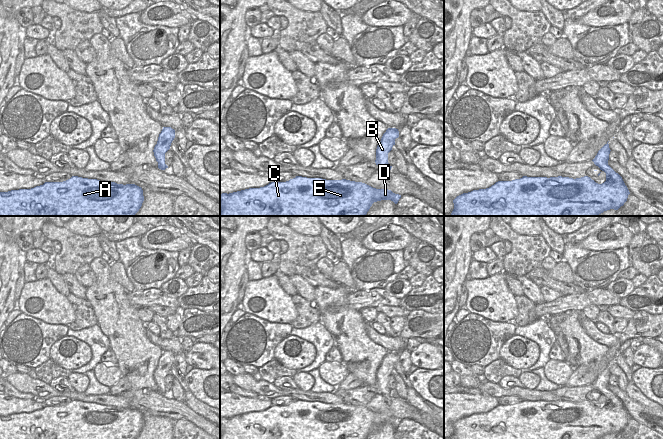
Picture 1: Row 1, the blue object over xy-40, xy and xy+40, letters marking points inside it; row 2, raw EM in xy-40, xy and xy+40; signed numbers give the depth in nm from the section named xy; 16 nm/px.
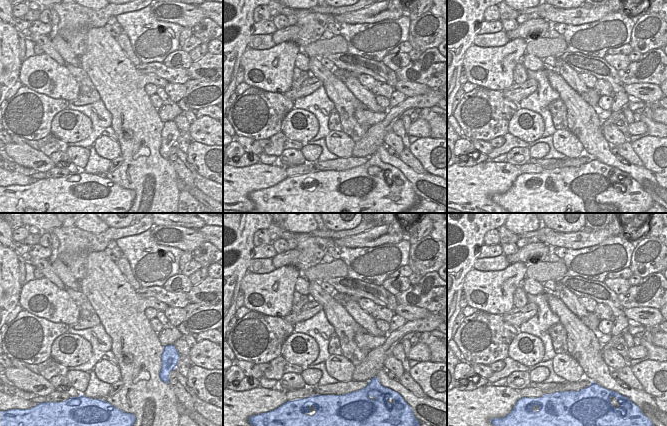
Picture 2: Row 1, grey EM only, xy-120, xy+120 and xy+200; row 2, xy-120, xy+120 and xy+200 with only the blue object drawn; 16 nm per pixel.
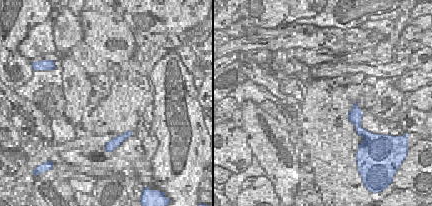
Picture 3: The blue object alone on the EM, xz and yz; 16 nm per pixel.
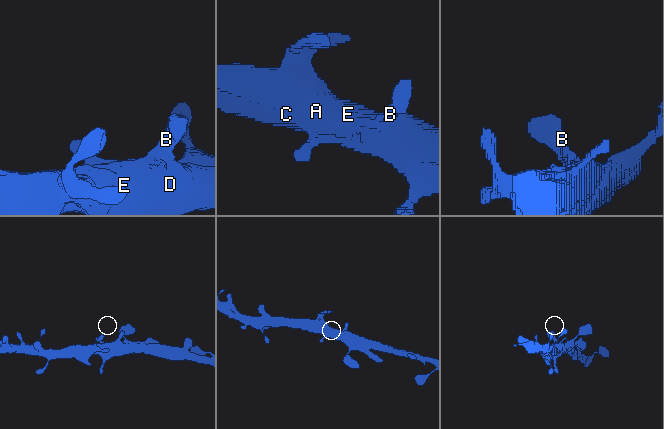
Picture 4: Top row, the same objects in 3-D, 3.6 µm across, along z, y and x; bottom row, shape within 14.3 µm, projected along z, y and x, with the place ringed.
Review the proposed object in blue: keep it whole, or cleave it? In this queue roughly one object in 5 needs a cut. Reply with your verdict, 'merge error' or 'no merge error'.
no merge error

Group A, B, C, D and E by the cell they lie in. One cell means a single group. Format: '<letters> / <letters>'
A B C D E

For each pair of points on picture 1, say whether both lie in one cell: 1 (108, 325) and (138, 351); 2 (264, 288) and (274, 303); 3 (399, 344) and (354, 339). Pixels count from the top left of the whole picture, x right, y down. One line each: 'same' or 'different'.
1: same
2: same
3: different

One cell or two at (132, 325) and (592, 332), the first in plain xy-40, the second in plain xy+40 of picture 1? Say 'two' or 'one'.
two

